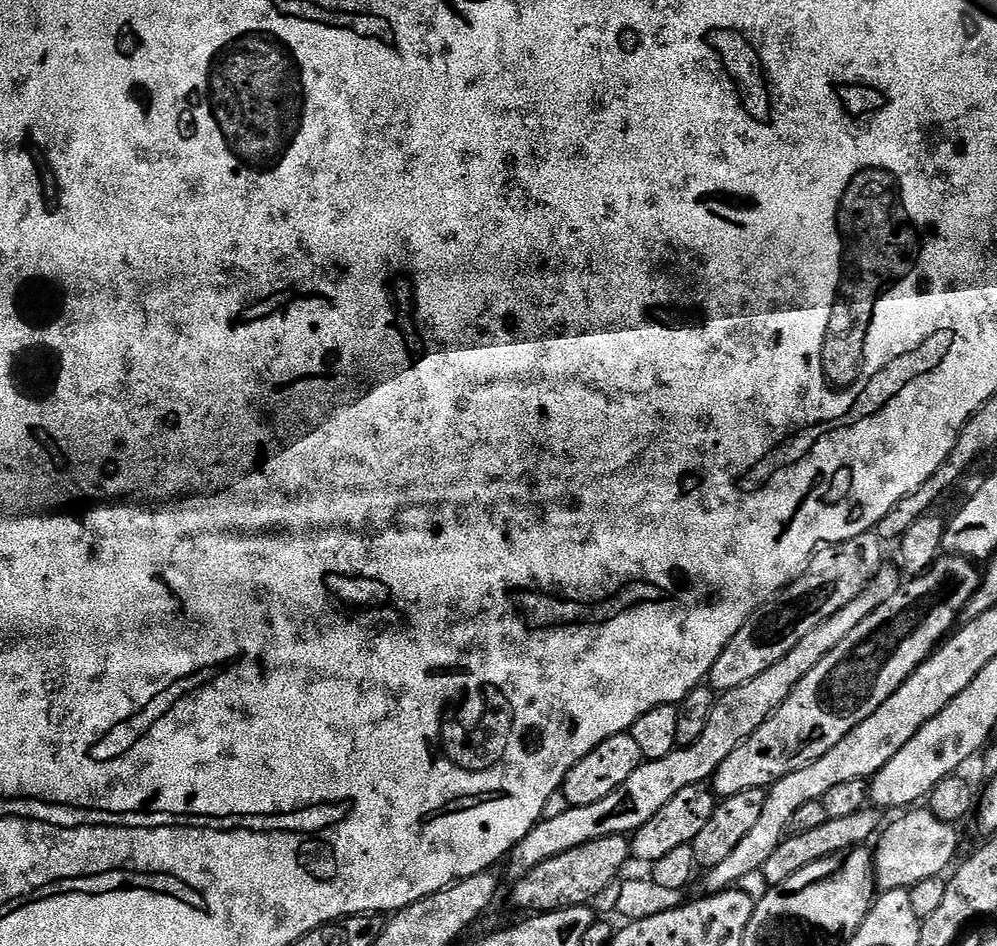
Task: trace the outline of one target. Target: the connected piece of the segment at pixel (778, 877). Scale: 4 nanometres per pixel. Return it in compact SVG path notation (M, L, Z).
M869 806L858 810L858 814L849 814L846 818L828 819L826 822L822 822L822 826L817 826L815 830L789 835L778 846L778 850L774 850L774 854L770 854L770 859L767 860L766 866L762 870L765 885L781 884L786 882L786 878L794 878L794 874L798 874L798 870L810 866L814 862L825 860L828 856L843 854L849 848L867 845L877 835L878 829L881 827L879 815L881 816L881 813L875 807Z

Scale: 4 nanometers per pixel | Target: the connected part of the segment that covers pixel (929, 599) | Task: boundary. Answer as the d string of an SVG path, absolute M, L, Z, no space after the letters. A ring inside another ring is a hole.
M944 554L928 571L909 579L890 602L878 606L862 626L842 638L794 686L790 698L734 754L727 756L710 781L712 791L723 798L742 794L742 790L767 790L774 782L786 778L786 774L794 774L794 770L822 758L830 746L838 746L858 722L866 722L914 674L916 667L944 643L978 590L981 575L981 569L965 556Z

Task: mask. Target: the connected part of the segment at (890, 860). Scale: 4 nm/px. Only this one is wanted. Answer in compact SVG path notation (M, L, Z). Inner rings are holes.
M908 810L897 815L900 817L888 829L885 827L875 841L876 887L880 892L899 888L910 889L918 882L922 882L922 878L944 876L957 859L956 851L960 848L957 829L939 820L933 812L916 811L920 810Z

